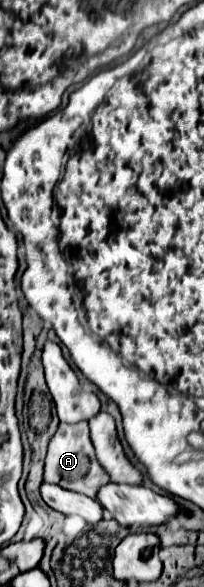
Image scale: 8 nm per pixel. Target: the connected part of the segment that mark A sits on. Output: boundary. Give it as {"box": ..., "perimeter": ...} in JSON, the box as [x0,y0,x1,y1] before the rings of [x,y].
{"box":[44,421,110,497],"perimeter":[[[86,421],[76,423],[76,425],[68,425],[68,423],[60,423],[58,425],[58,431],[52,437],[50,445],[48,445],[46,467],[44,467],[44,481],[60,485],[60,487],[64,487],[68,491],[90,495],[90,497],[96,497],[98,489],[104,487],[106,483],[110,483],[110,475],[96,461]]]}

